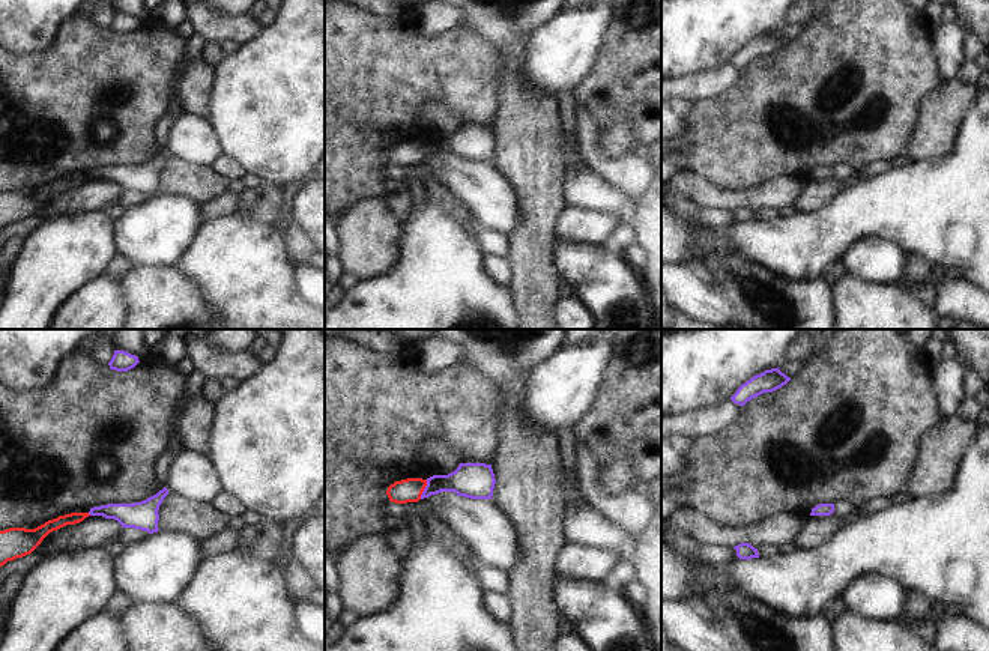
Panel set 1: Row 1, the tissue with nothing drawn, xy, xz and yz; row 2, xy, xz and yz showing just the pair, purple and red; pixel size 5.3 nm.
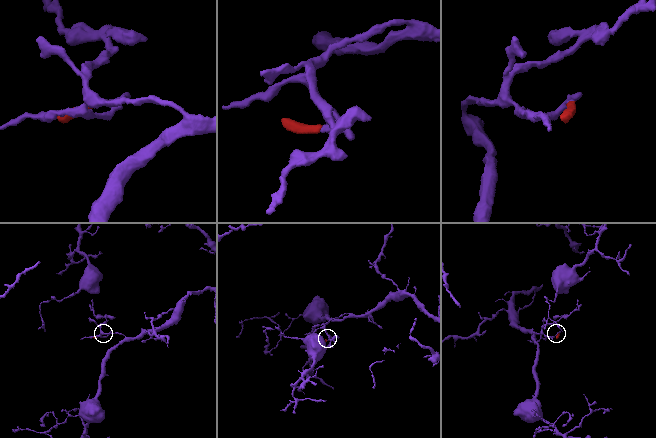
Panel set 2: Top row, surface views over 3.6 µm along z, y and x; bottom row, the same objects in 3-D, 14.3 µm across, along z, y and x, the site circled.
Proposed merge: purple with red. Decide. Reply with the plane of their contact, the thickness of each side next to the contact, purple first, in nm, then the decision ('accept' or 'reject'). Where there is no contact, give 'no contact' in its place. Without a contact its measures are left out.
xz | 190/130 nm | accept

